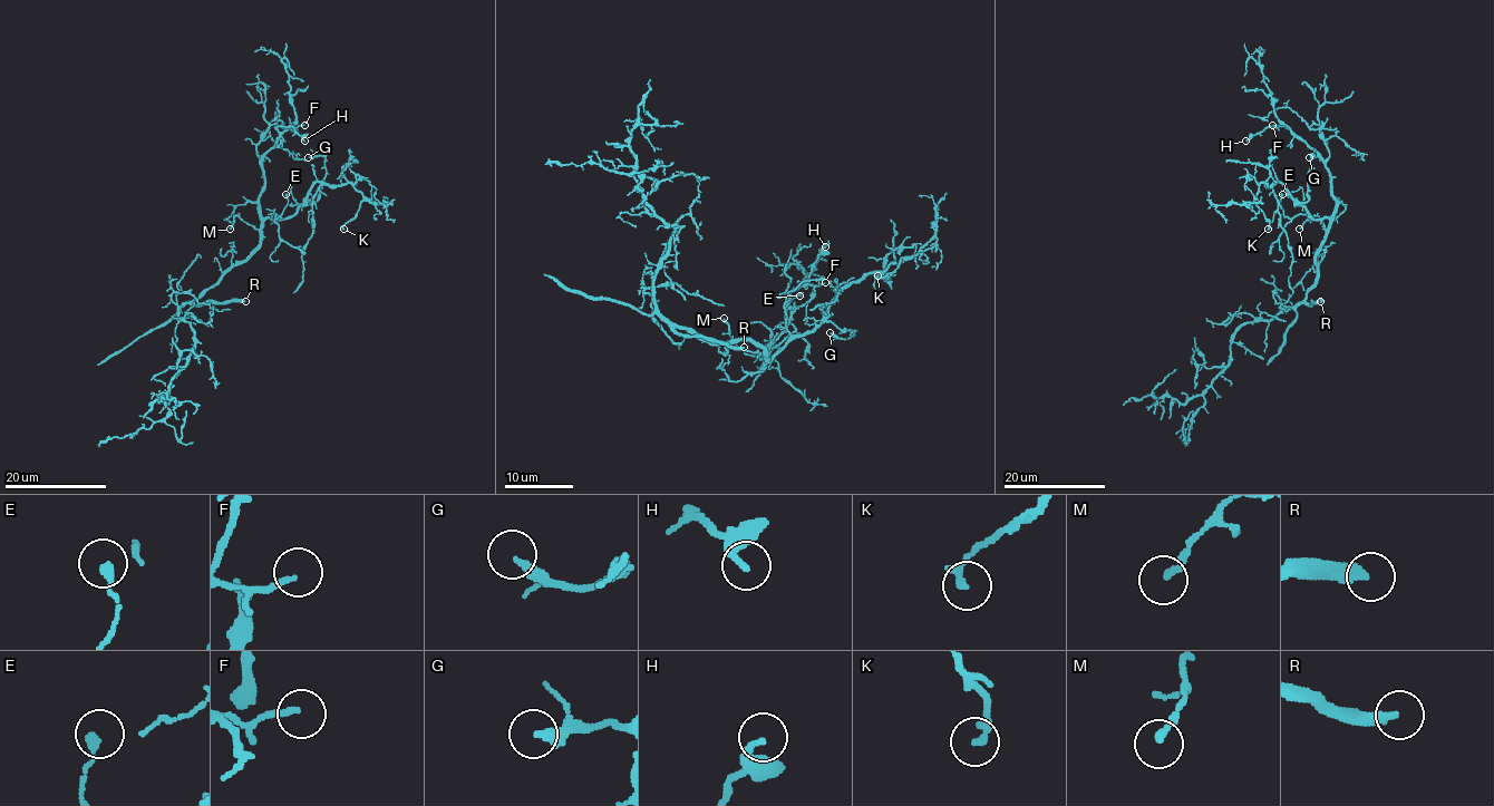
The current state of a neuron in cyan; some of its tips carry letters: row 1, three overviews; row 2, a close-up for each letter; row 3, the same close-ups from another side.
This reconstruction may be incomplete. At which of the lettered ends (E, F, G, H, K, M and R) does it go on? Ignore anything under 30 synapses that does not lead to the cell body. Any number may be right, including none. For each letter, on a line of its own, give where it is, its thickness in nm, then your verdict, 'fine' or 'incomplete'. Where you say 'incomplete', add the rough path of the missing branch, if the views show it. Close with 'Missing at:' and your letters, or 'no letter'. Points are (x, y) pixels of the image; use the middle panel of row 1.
E: (799, 295) | 260 nm | fine
F: (825, 282) | 160 nm | fine
G: (830, 332) | 320 nm | fine
H: (825, 246) | 220 nm | fine
K: (878, 275) | 240 nm | fine
M: (724, 318) | 190 nm | fine
R: (744, 347) | 320 nm | incomplete
Missing at: R

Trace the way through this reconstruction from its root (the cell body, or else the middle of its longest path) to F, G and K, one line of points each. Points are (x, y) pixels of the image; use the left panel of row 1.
F: (221, 277), (240, 264), (259, 243), (263, 157), (279, 138), (277, 126), (304, 125)
G: (221, 277), (258, 245), (261, 224), (268, 217), (291, 216), (317, 198), (326, 173), (325, 158), (308, 157)
K: (221, 277), (258, 245), (263, 223), (291, 216), (316, 182), (351, 183), (361, 194), (357, 215), (343, 229)

